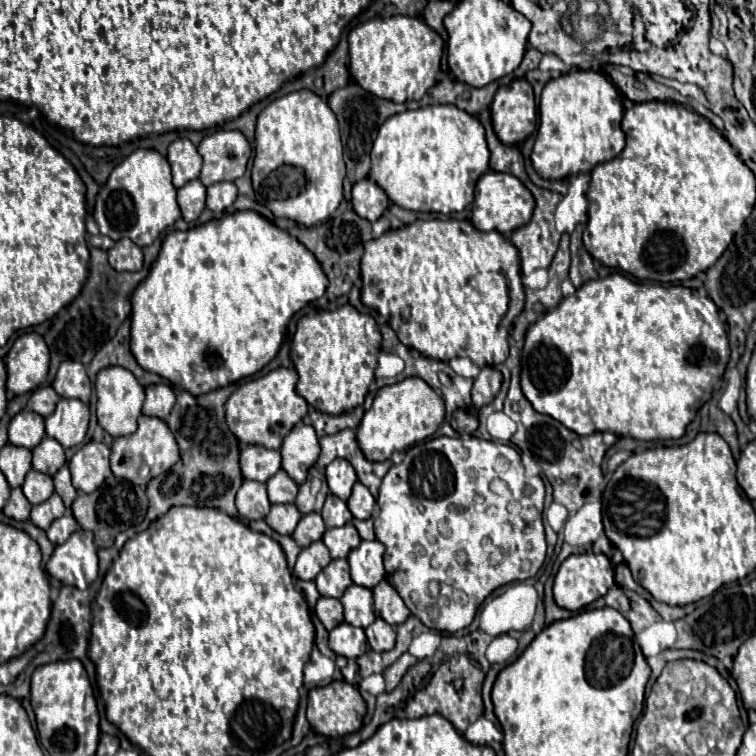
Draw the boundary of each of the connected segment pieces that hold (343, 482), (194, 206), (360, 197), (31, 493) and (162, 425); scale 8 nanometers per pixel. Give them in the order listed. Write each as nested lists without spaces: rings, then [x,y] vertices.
[[[336,458],[332,464],[326,466],[328,488],[340,500],[348,500],[350,498],[350,492],[352,492],[352,486],[354,486],[356,480],[358,480],[356,478],[356,470],[344,458]]]
[[[192,180],[178,190],[178,206],[186,222],[198,220],[198,216],[204,210],[204,202],[206,202],[206,188],[200,180]]]
[[[364,178],[352,186],[352,206],[360,218],[374,222],[386,212],[388,204],[388,196],[380,186],[376,186],[376,182]]]
[[[30,470],[30,472],[26,474],[24,484],[22,484],[22,492],[24,492],[24,496],[28,498],[30,504],[40,504],[40,502],[48,500],[48,498],[54,494],[52,478],[50,478],[48,474]]]
[[[140,416],[138,418],[138,430],[130,436],[120,436],[114,440],[112,446],[112,456],[110,456],[110,464],[112,464],[112,472],[118,478],[124,478],[128,482],[136,482],[136,484],[144,484],[146,480],[142,480],[138,476],[140,466],[150,466],[150,478],[168,472],[176,462],[180,460],[180,452],[176,446],[176,440],[170,432],[170,428],[166,426],[166,422],[162,422],[160,418],[148,418],[148,416]]]

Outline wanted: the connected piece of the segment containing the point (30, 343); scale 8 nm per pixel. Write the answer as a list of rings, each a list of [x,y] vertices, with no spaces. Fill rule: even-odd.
[[[36,332],[18,336],[6,354],[4,364],[8,370],[8,390],[14,394],[32,392],[48,376],[50,354],[44,338]]]

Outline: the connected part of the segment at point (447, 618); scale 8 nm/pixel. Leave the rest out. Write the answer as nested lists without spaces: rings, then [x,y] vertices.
[[[476,436],[424,440],[408,448],[404,460],[386,472],[376,504],[374,532],[376,540],[386,546],[386,580],[410,612],[432,630],[454,634],[468,628],[478,606],[496,588],[532,578],[544,564],[544,482],[540,476],[526,474],[520,454],[508,444],[496,444]]]

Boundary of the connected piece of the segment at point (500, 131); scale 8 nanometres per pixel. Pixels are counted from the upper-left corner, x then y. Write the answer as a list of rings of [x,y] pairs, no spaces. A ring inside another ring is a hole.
[[[524,78],[514,80],[512,84],[520,86],[520,92],[514,92],[508,86],[500,86],[490,106],[494,132],[504,144],[516,144],[524,140],[528,134],[534,132],[538,120],[532,86]],[[524,84],[528,86],[528,92]]]

